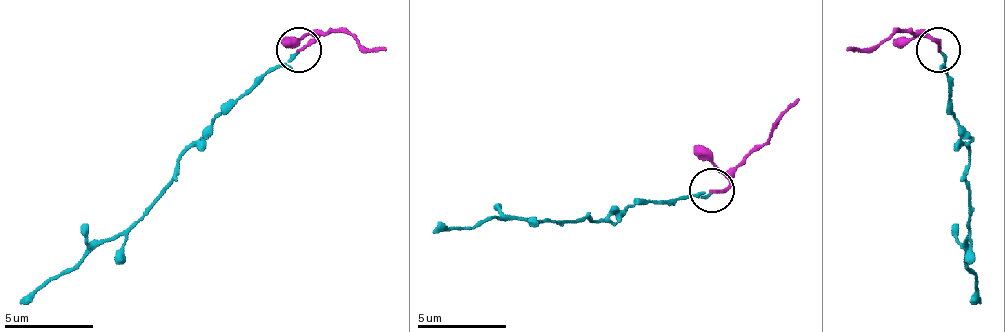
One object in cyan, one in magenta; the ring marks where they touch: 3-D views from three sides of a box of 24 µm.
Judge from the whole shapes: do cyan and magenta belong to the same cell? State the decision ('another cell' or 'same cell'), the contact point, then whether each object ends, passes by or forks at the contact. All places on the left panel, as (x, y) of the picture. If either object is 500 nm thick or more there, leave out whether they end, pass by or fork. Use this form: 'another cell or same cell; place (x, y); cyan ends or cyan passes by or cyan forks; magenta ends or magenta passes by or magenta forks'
same cell; place (299, 50); cyan passes by; magenta ends

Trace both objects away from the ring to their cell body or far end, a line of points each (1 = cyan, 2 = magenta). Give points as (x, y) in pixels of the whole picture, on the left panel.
1: (300, 53), (269, 66), (224, 111), (189, 151), (175, 182), (135, 222), (77, 262), (50, 276), (19, 302)
2: (300, 49), (344, 31), (362, 49), (384, 49)

